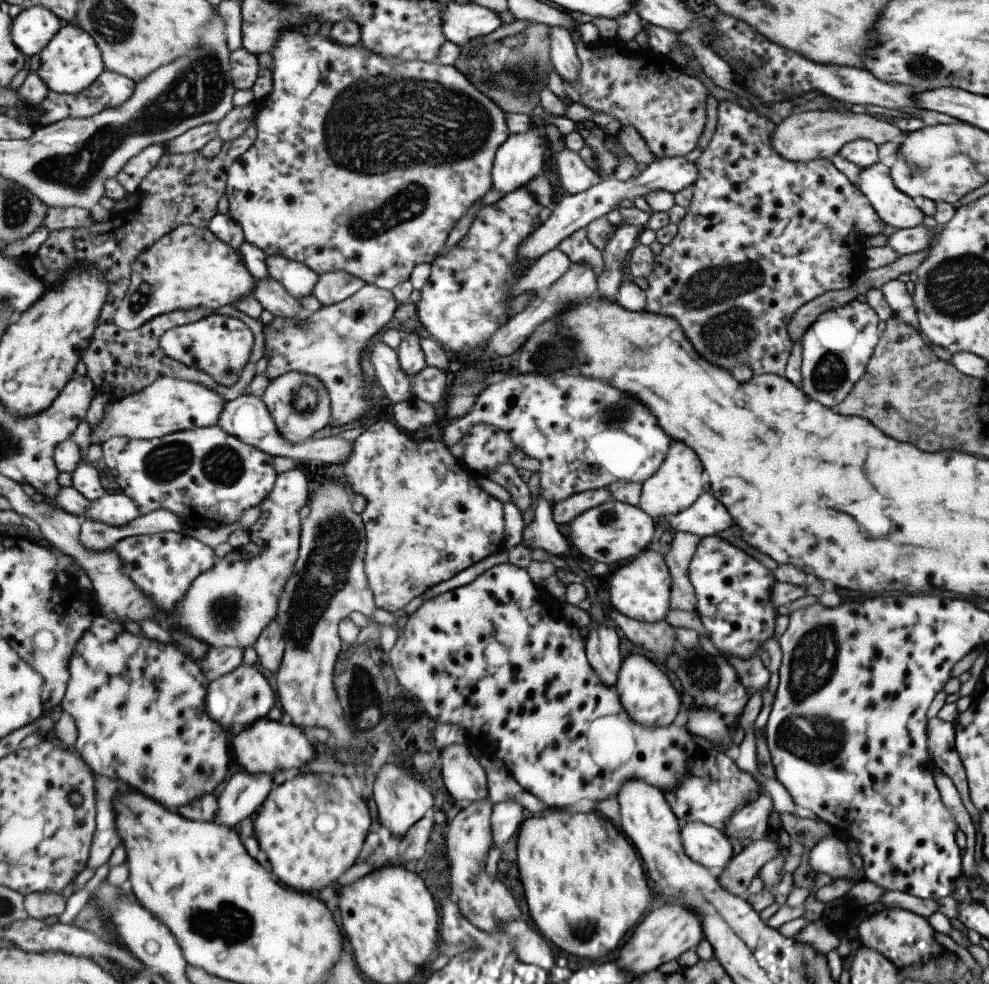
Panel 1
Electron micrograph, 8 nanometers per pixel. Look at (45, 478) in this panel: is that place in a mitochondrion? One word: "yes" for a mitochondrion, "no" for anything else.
no

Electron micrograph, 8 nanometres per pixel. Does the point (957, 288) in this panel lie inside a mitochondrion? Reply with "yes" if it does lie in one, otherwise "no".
yes

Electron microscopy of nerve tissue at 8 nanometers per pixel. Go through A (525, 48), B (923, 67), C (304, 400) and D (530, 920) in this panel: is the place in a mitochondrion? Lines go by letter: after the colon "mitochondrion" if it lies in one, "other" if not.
A: mitochondrion
B: mitochondrion
C: mitochondrion
D: other

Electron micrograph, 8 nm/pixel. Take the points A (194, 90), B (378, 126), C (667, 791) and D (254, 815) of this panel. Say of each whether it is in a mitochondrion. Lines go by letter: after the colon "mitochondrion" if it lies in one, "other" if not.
A: mitochondrion
B: mitochondrion
C: other
D: other

